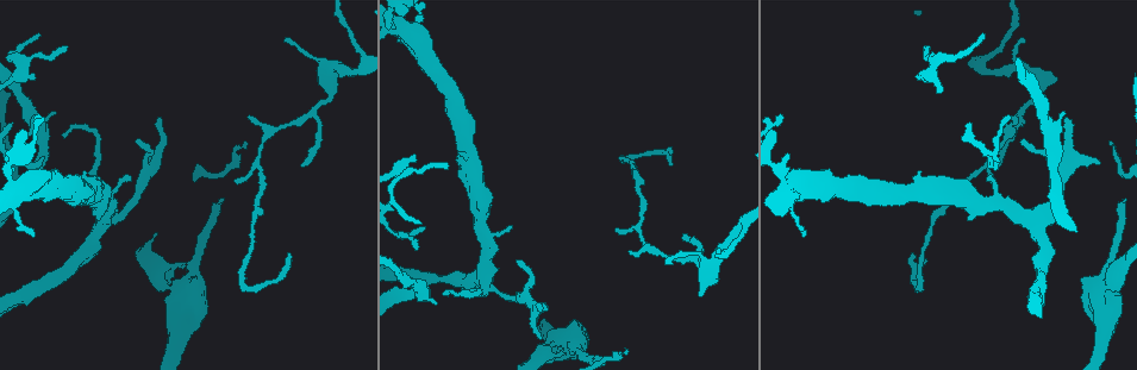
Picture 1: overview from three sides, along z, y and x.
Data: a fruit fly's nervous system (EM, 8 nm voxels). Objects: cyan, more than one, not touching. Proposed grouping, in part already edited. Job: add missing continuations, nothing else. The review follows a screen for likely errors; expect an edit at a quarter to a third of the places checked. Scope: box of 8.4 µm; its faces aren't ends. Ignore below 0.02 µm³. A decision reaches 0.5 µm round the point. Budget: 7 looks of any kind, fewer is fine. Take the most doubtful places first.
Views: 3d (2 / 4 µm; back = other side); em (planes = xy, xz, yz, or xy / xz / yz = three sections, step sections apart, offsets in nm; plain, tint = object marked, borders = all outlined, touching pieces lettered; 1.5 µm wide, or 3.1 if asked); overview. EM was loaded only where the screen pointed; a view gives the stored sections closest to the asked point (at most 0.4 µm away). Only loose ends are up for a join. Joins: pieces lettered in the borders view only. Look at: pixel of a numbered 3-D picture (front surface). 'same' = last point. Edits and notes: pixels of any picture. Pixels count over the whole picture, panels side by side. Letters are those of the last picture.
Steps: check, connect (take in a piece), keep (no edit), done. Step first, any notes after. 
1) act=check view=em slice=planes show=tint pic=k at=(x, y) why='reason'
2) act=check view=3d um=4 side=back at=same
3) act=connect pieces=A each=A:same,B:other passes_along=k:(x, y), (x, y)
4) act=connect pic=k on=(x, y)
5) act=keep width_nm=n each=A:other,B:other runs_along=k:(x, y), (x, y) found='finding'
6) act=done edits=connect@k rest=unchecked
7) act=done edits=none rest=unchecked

act=check view=3d um=2 side=back pic=1 at=(669, 162) why='long arm stops here'

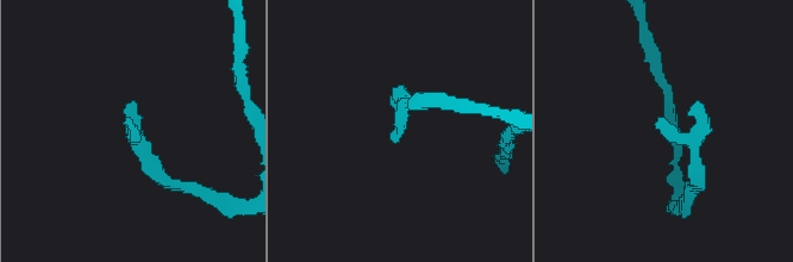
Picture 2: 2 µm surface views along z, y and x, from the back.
act=check view=em um=3.1 slice=xz step=8 show=borders pic=2 at=(658, 117)

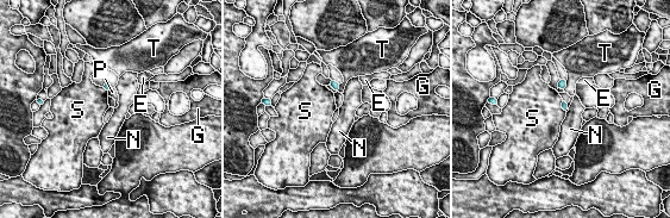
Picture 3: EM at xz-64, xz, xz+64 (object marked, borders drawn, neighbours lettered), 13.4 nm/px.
act=check view=em um=3.1 slice=planes show=borders at=same why='another direction'

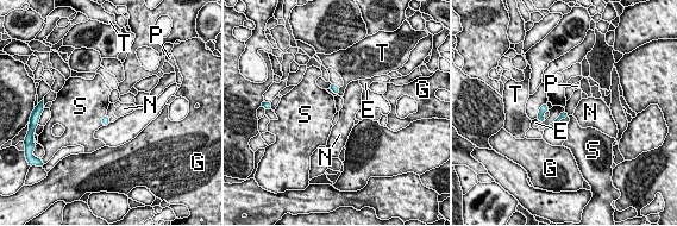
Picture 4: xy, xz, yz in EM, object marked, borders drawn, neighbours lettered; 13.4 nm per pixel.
act=keep width_nm=90 each=E:other,G:other,N:other,P:other,S:other,T:other border=4:(105, 114), (102, 125) found='no lettered piece goes on from it'

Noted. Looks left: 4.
act=check view=em slice=xz step=4 show=tint pic=1 at=(1100, 163) why='branch stops here'

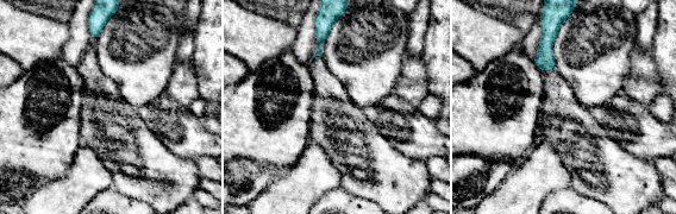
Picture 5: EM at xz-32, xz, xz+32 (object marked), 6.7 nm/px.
act=check view=em slice=planes show=borders at=same why='cut it another way'

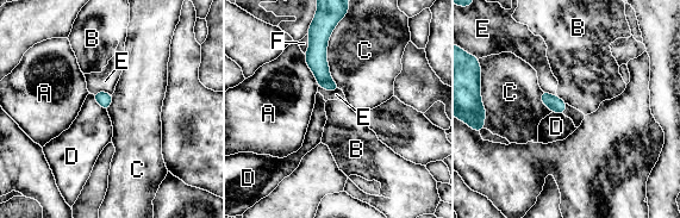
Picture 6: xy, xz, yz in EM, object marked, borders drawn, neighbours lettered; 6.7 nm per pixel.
act=keep each=A:other,B:other,C:other,D:other,E:other,F:other border=6:(92, 94), (106, 111) found='no lettered piece goes on from it'

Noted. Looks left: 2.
act=check view=em slice=planes show=plain pic=1 at=(510, 226) why='branch stops here'

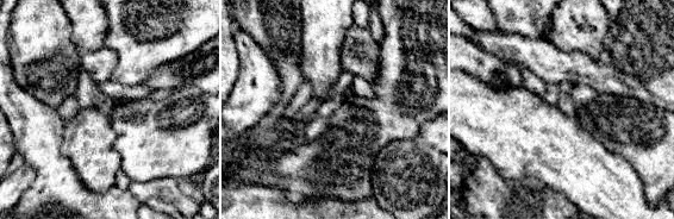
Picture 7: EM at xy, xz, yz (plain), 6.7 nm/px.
act=check view=em slice=planes show=borders at=same

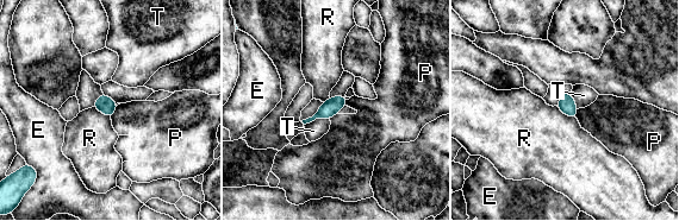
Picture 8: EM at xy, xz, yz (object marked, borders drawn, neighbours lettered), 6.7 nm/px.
act=keep each=E:other,P:other,R:other,T:other found='none of them fits'

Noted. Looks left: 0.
act=done edits=none rest=unchecked

